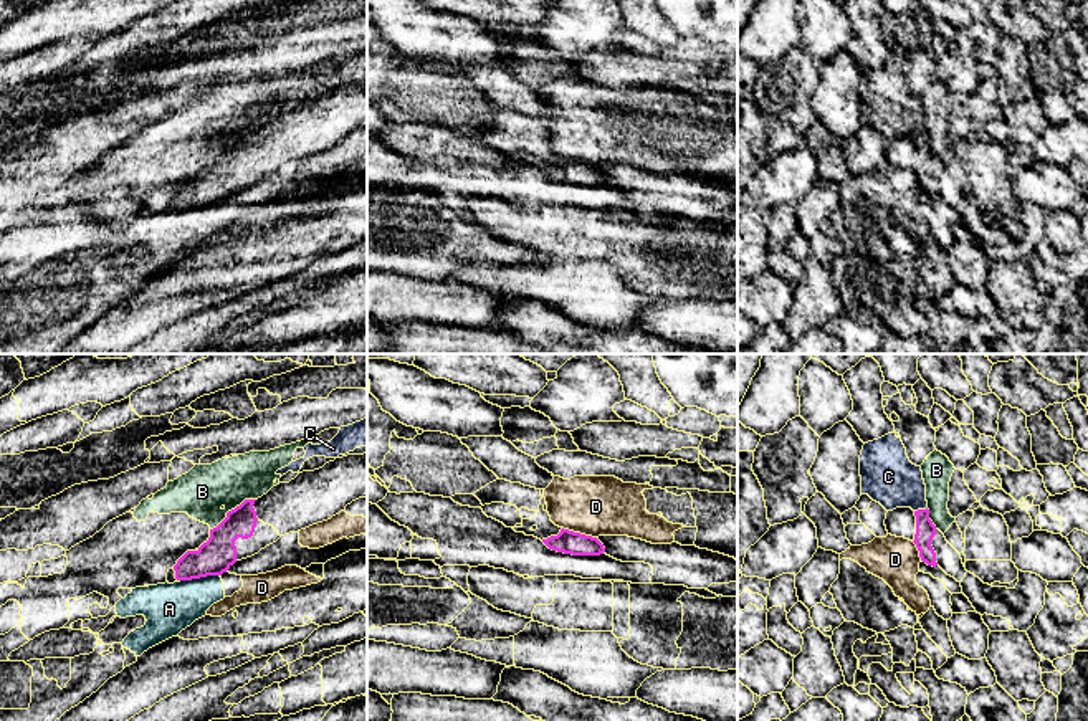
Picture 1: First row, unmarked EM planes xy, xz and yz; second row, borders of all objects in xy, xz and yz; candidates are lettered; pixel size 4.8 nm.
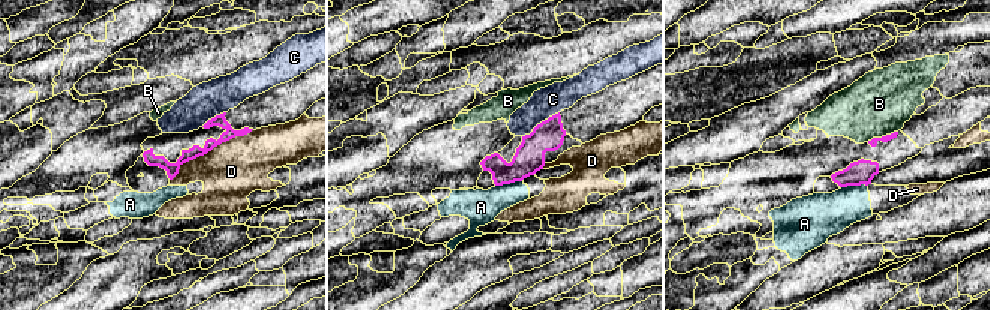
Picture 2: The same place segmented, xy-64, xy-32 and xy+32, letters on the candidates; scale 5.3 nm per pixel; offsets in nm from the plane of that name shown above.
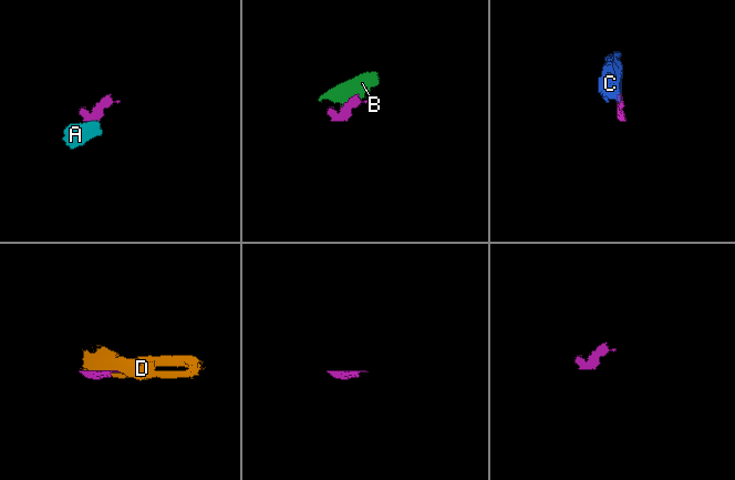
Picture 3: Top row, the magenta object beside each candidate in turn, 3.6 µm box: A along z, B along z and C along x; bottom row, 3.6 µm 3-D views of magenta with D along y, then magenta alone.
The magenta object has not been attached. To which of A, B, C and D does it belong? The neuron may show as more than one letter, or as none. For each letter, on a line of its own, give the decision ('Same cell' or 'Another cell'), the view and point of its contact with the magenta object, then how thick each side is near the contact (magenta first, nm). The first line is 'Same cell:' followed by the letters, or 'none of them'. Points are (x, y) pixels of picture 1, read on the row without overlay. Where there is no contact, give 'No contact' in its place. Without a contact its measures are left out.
Same cell: none of them
A: Another cell. Touches magenta at xy (199, 207). Thickness 170 nm (magenta) against 240 nm
B: Another cell. Touches magenta at xy (232, 139). Thickness 170 nm (magenta) against 240 nm
C: Another cell. Touches magenta at yz (920, 139). Thickness 100 nm (magenta) against 260 nm
D: Another cell. Touches magenta at xz (579, 162). Thickness 110 nm (magenta) against 280 nm

